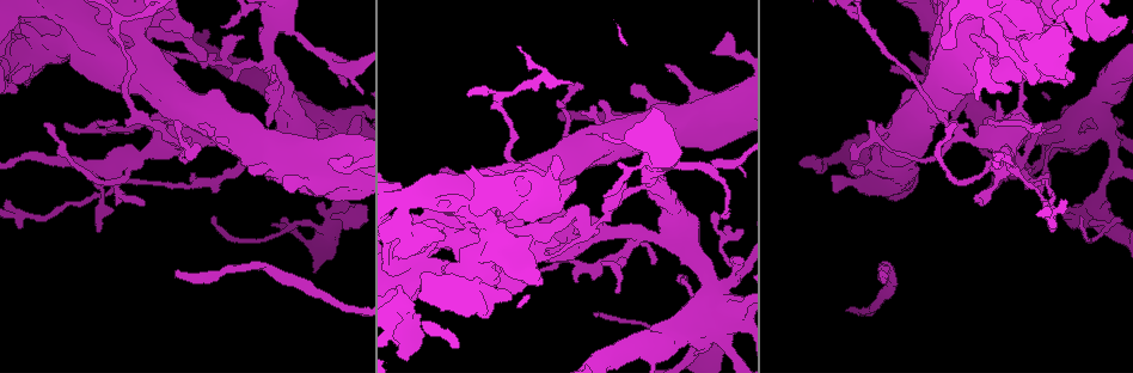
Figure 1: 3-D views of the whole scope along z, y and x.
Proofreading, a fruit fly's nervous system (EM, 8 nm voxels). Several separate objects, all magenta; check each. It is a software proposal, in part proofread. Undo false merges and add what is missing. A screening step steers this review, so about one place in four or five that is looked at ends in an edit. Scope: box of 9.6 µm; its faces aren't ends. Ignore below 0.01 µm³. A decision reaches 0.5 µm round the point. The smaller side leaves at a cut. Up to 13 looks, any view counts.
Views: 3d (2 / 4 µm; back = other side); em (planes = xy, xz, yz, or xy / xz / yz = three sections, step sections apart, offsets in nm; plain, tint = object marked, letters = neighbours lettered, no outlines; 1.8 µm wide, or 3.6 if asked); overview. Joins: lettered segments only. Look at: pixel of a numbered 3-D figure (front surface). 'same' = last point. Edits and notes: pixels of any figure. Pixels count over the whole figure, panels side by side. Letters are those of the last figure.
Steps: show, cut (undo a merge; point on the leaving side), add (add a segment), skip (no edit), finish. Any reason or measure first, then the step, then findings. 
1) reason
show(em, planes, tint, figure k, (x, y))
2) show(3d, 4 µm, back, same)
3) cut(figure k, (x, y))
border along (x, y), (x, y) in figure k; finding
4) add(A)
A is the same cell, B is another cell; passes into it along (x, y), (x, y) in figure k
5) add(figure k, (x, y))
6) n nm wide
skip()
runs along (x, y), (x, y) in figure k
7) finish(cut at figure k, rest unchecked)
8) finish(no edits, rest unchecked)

touches itself
show(em, xy, step 4, letters, figure 1, (144, 20))

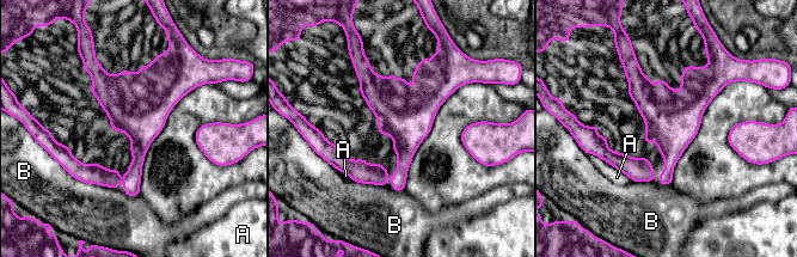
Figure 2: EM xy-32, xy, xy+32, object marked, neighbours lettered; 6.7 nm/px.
skip()
A and B are other cells; border along (61, 165), (83, 182), (116, 189) in figure 2; all the same neuron

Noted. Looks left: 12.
free end
show(3d, 2 µm, figure 1, (1065, 219))

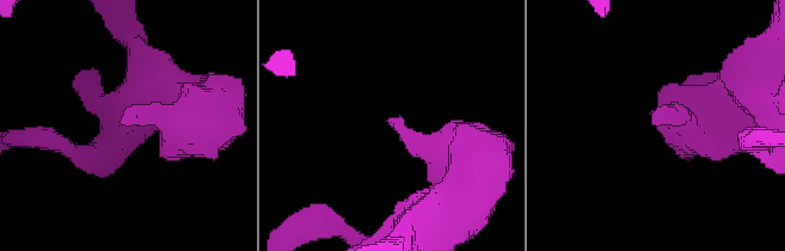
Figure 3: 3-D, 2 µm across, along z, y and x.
shape alone is not enough
show(em, planes, plain, figure 3, (654, 119))

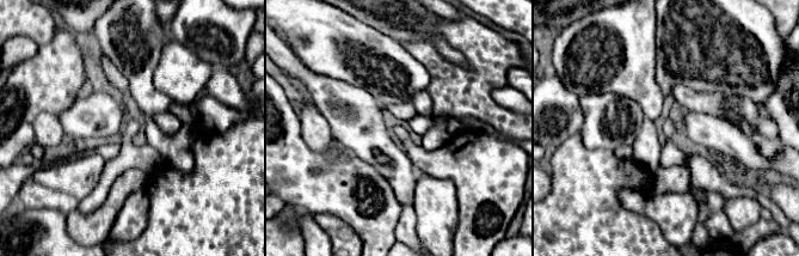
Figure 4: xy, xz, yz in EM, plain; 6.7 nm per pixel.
show(em, planes, letters, same)

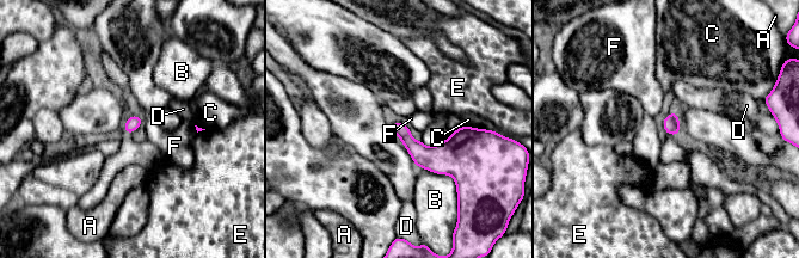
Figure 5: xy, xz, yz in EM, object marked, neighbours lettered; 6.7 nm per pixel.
skip()
A, B, C, D, E and F are other cells; border along (462, 124), (452, 133) in figure 5; no lettered segment goes on from it

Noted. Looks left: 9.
free end
show(3d, 4 µm, figure 1, (559, 116))

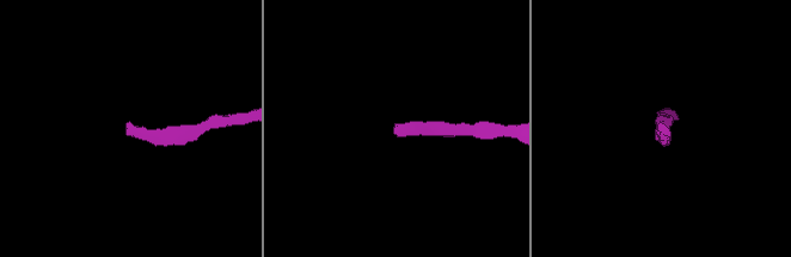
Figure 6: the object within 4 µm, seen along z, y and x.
show(em, planes, plain, figure 6, (661, 124))

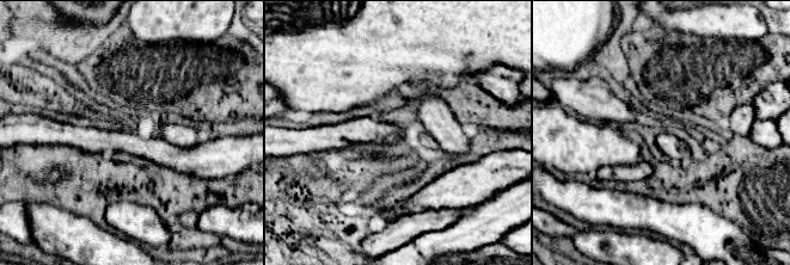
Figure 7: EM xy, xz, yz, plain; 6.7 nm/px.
what lies round it
show(em, planes, letters, same)

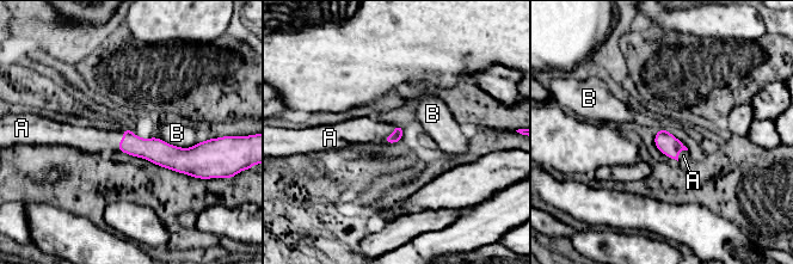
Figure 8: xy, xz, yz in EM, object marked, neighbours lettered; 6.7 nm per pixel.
add(A)
A is the same cell, B is another cell; passes into it along (157, 151), (122, 140), (91, 140) in figure 8; it goes on there

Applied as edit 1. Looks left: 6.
show(em, 3.6 µm, planes, letters, figure 1, (1046, 16))

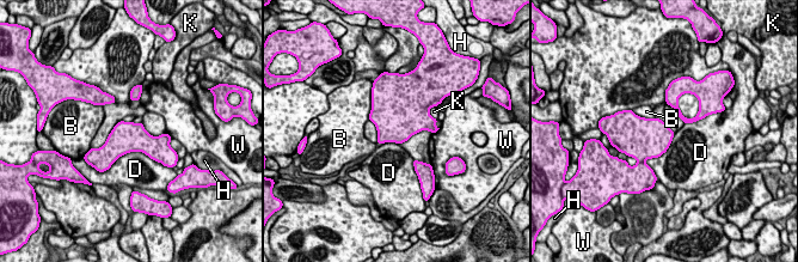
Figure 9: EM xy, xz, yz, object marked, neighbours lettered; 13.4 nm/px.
420 nm wide
skip()
B, D, H, K and W are other cells; border along (675, 133), (645, 160), (654, 172) in figure 9; all the same neuron

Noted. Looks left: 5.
thin arm on a thick one
show(3d, 2 µm, figure 1, (1074, 10))

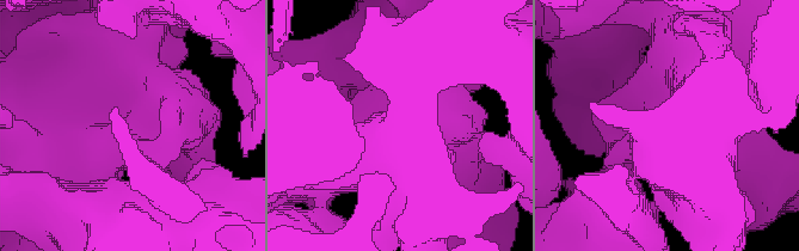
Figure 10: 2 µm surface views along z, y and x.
show(em, xz, step 4, tint, figure 10, (173, 124))

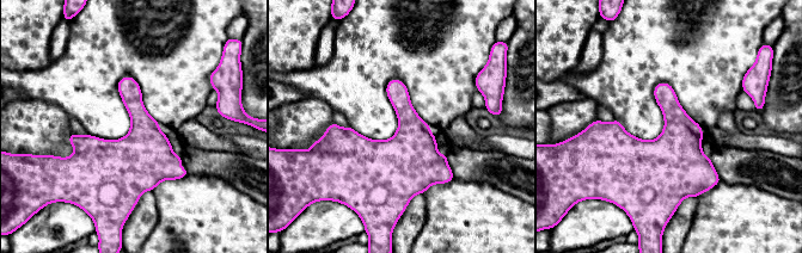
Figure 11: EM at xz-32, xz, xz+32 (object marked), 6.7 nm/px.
cut it another way
show(em, planes, letters, same)

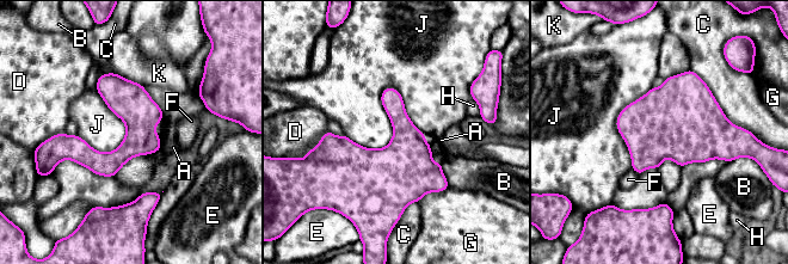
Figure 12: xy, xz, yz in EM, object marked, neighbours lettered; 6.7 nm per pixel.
260 nm wide; C touches over 550 nm
skip()
A, B, C, D, E, F, G, H, J and K are other cells; all the same neuron

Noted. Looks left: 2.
finish(add at figure 8, rest unchecked)

